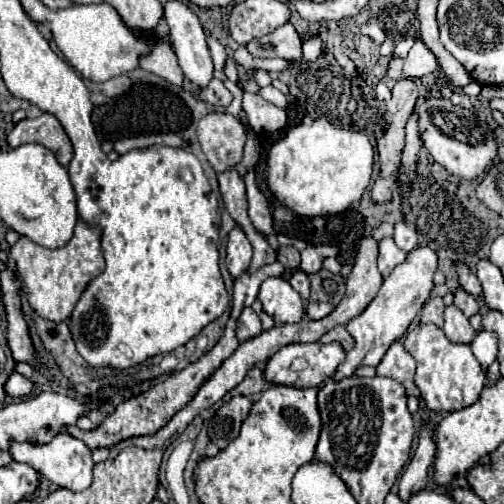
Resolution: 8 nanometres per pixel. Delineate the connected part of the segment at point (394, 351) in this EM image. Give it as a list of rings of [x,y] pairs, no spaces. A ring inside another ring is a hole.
[[[394,342],[388,352],[384,354],[382,362],[376,366],[376,372],[380,376],[388,376],[398,380],[402,386],[406,386],[408,396],[420,398],[420,390],[414,384],[414,372],[416,372],[416,360],[402,348],[402,342]]]

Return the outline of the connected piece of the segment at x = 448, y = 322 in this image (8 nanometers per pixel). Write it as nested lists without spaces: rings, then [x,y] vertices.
[[[454,304],[446,306],[446,310],[444,310],[444,328],[442,330],[444,330],[446,338],[456,344],[470,344],[476,336],[468,318]]]

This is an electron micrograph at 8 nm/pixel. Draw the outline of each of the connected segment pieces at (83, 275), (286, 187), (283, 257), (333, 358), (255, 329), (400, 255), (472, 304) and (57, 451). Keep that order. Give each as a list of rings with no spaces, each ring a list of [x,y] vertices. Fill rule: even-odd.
[[[78,220],[74,228],[74,236],[64,248],[48,250],[22,236],[10,248],[10,256],[14,258],[16,274],[28,292],[28,304],[38,316],[52,322],[62,322],[70,318],[78,298],[82,296],[90,280],[102,274],[104,270],[104,256],[100,250],[100,230],[86,226],[82,220]],[[76,290],[78,290],[78,298],[76,298]]]
[[[326,118],[302,122],[288,130],[268,152],[268,186],[274,196],[300,216],[328,216],[358,202],[370,186],[374,146],[362,132],[330,124]]]
[[[280,246],[278,262],[288,264],[290,270],[298,270],[300,268],[300,252],[294,246]]]
[[[310,342],[310,344],[288,344],[280,348],[270,360],[264,370],[264,376],[268,382],[284,384],[284,386],[296,386],[296,388],[308,388],[308,386],[318,386],[322,380],[328,380],[338,366],[346,360],[346,352],[340,342],[330,342],[330,344],[320,344],[320,342]]]
[[[246,306],[246,308],[242,310],[242,314],[240,314],[240,318],[238,318],[236,338],[238,338],[240,342],[246,342],[246,340],[258,336],[260,332],[262,332],[262,326],[260,326],[258,314],[256,314],[250,306]]]
[[[390,236],[388,238],[382,238],[380,244],[378,244],[378,248],[380,248],[378,270],[386,278],[394,270],[394,266],[398,266],[402,260],[406,260],[406,254],[394,244],[394,240]]]
[[[458,288],[458,290],[454,292],[454,304],[456,304],[466,316],[474,316],[474,314],[480,312],[478,298],[472,296],[472,294],[468,294],[468,292],[464,292],[462,288]]]
[[[60,432],[50,444],[42,444],[42,446],[36,446],[32,442],[30,444],[14,442],[10,444],[10,456],[16,462],[30,464],[36,472],[40,472],[46,480],[54,482],[56,486],[64,486],[74,492],[80,492],[92,484],[92,468],[94,468],[92,450],[82,440],[70,436],[68,432]]]

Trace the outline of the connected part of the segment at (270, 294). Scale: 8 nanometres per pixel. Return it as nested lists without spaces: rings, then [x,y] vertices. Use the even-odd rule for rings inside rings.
[[[266,278],[260,286],[258,298],[264,312],[274,318],[276,324],[294,324],[304,318],[304,302],[284,278]]]

